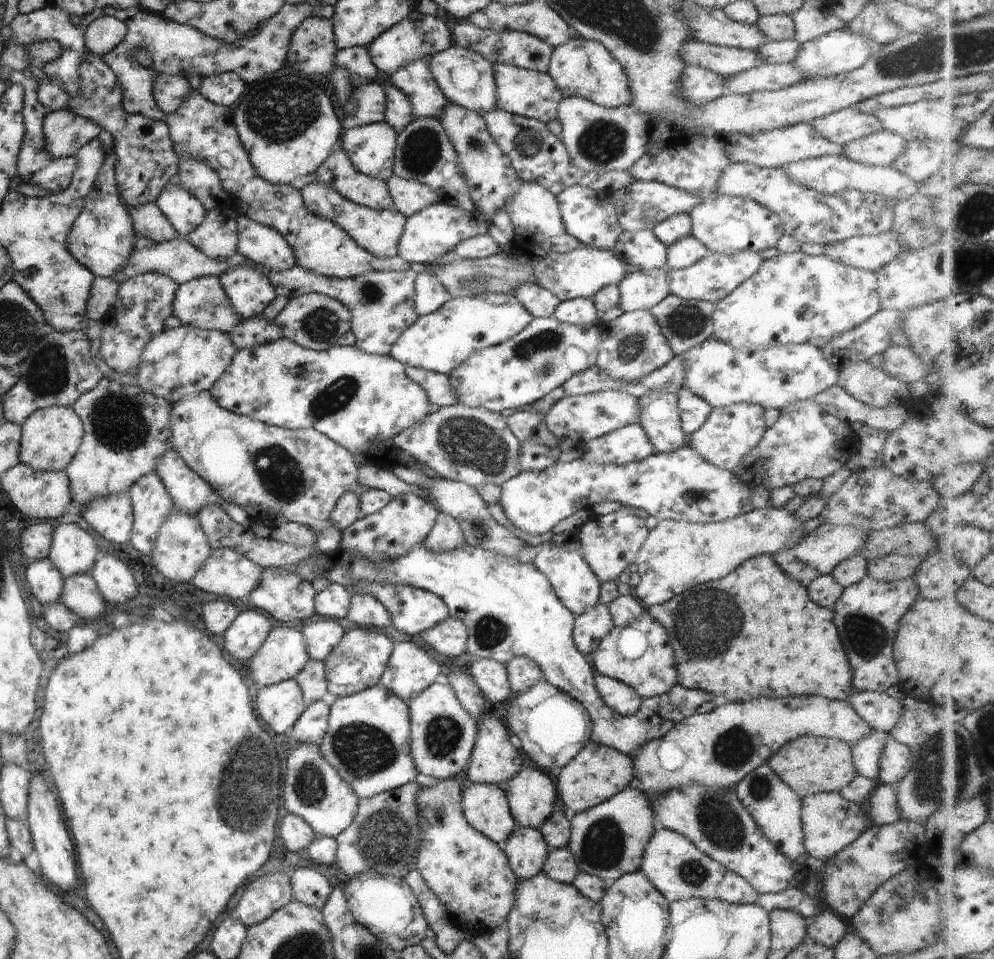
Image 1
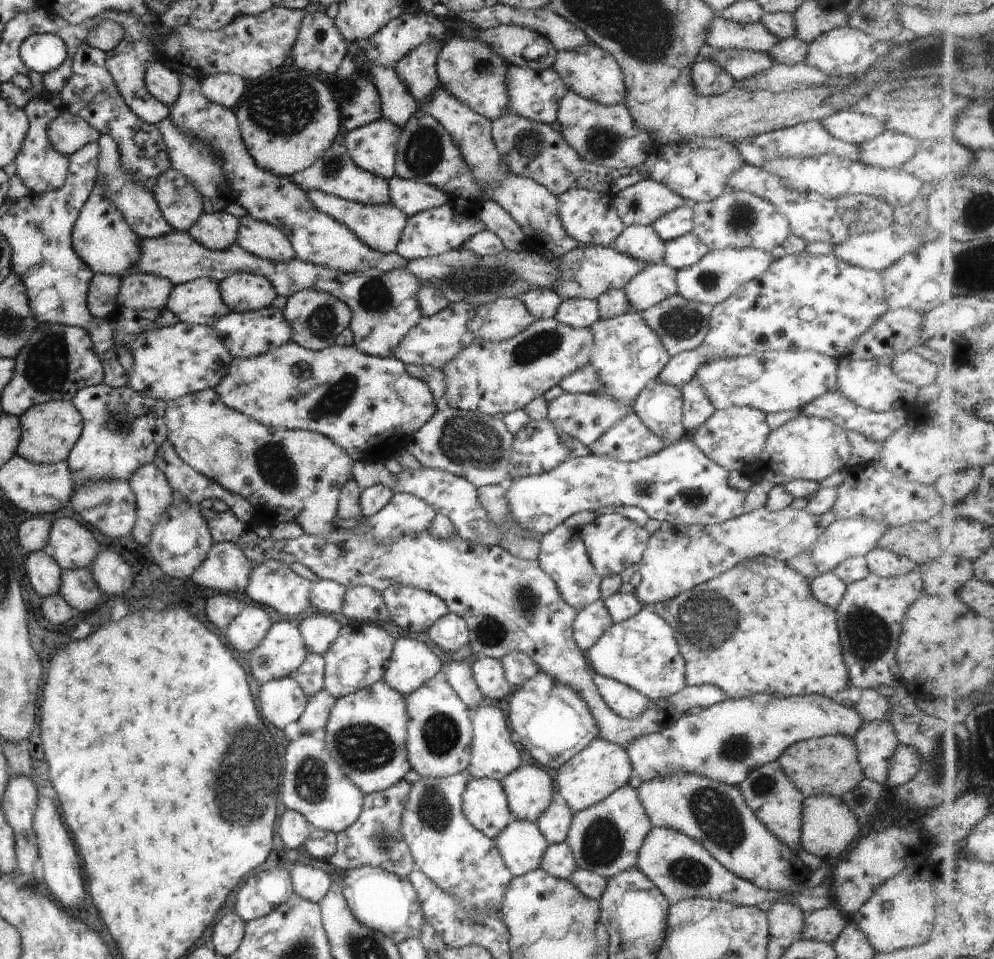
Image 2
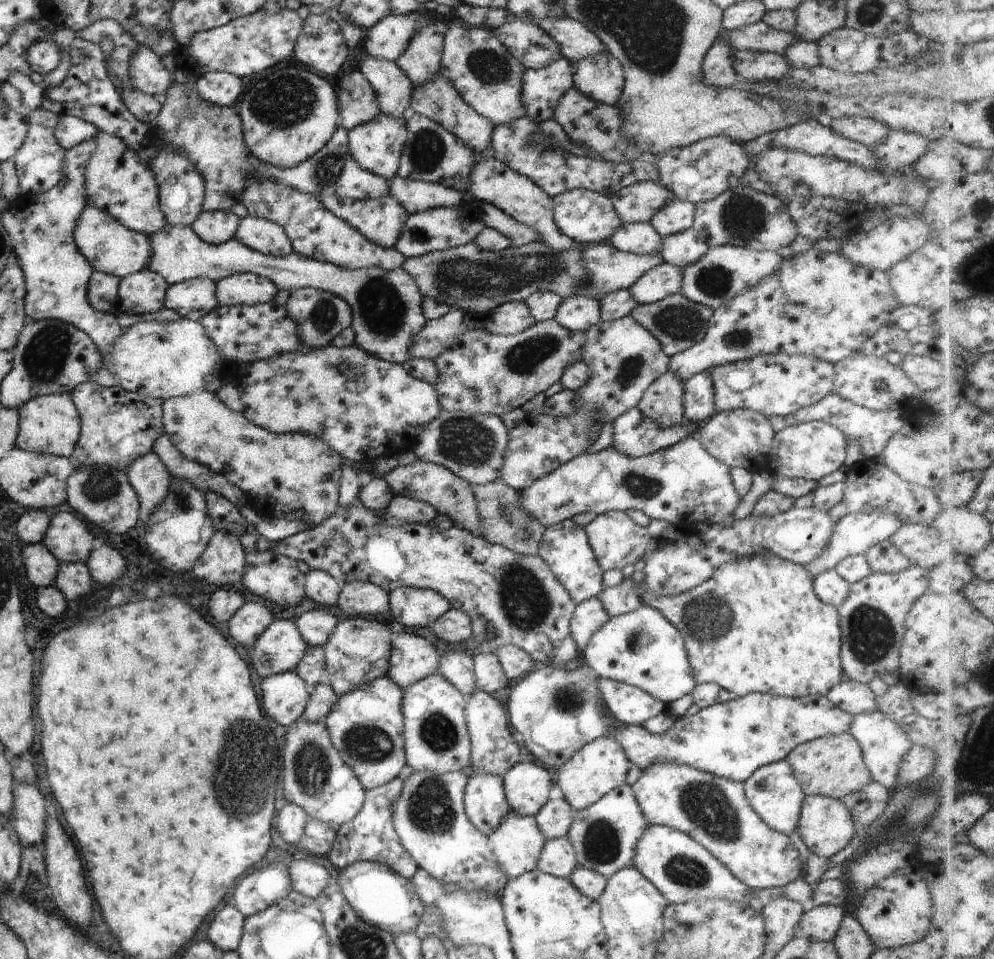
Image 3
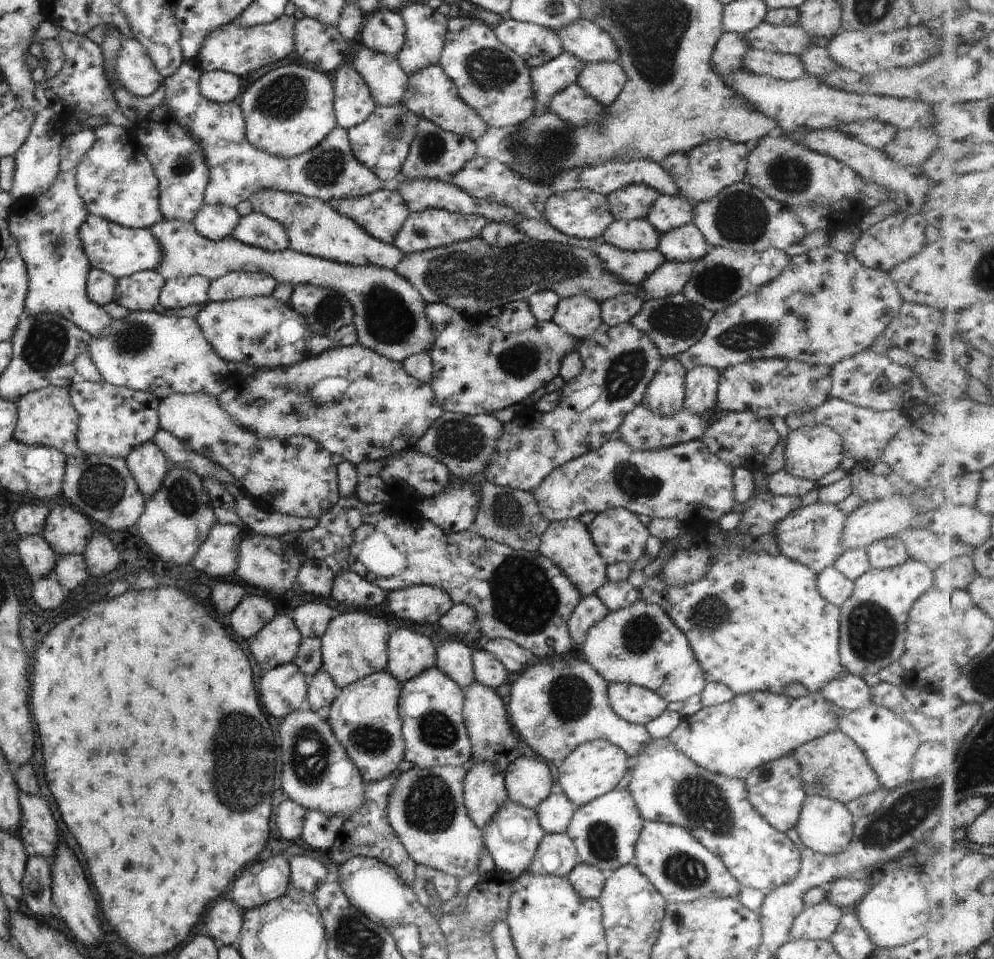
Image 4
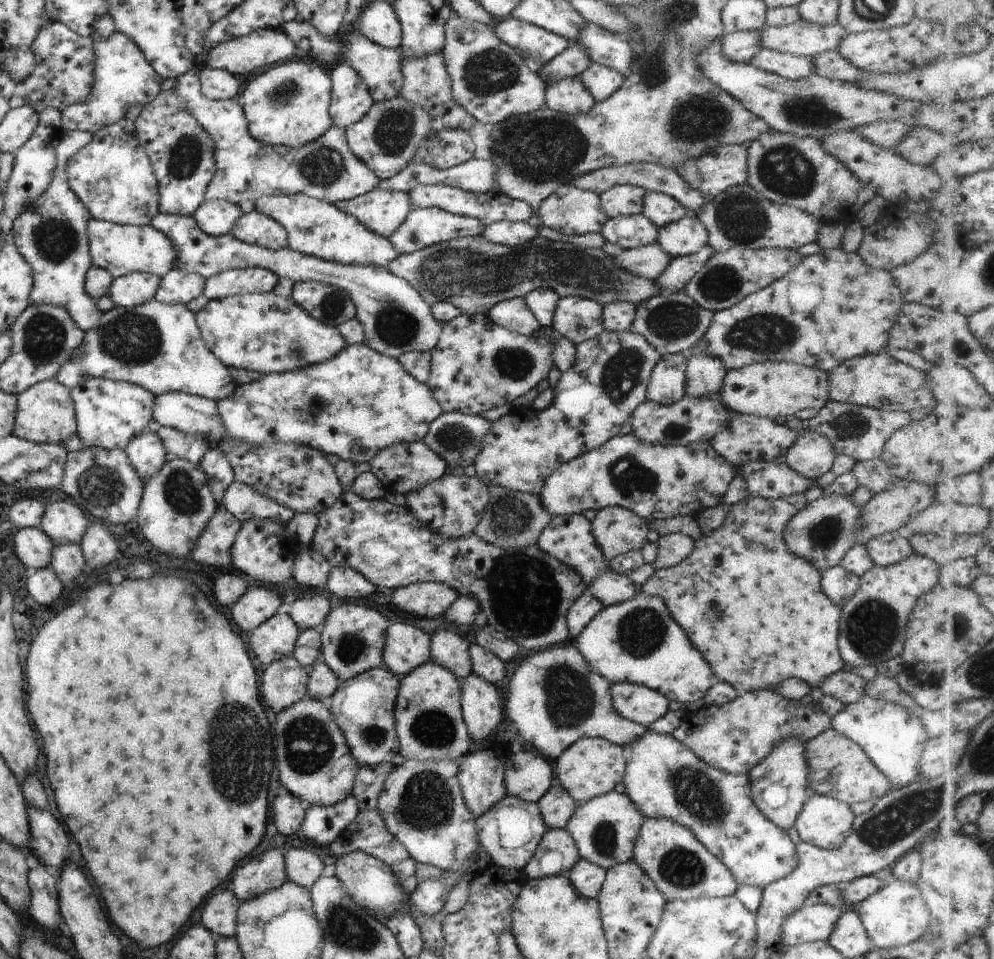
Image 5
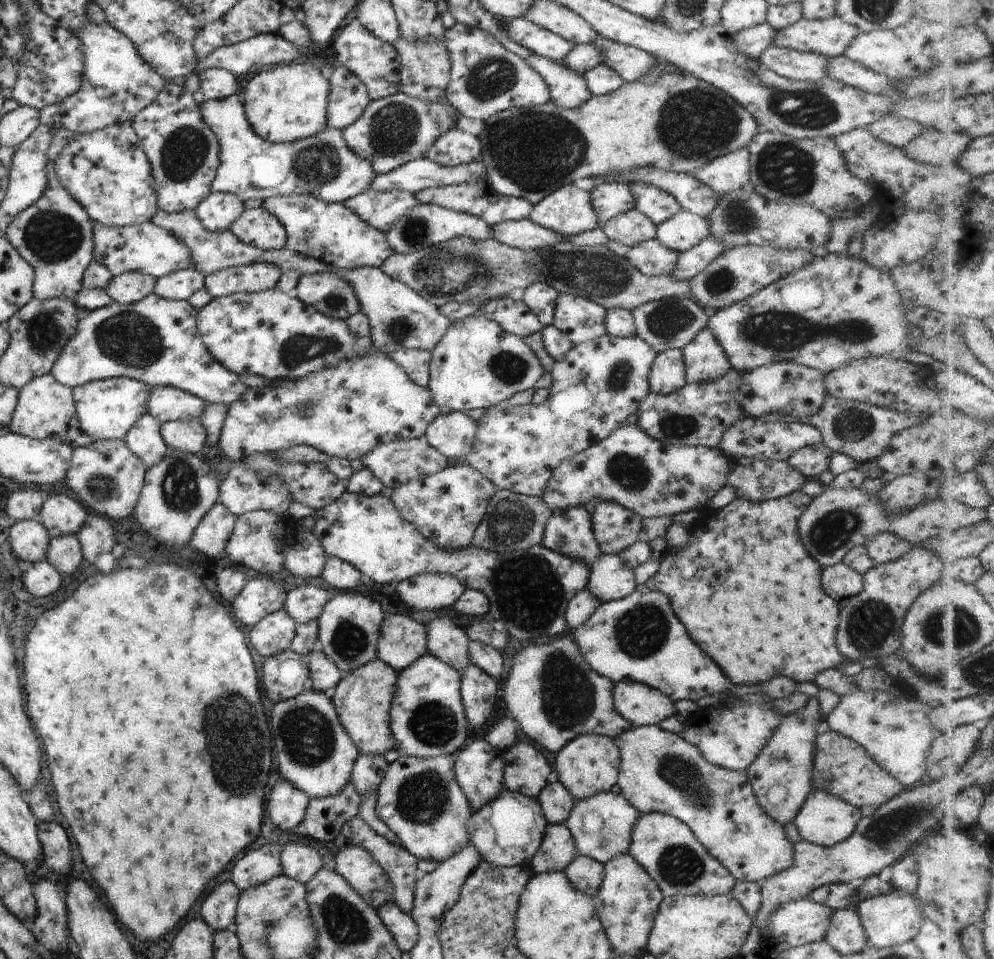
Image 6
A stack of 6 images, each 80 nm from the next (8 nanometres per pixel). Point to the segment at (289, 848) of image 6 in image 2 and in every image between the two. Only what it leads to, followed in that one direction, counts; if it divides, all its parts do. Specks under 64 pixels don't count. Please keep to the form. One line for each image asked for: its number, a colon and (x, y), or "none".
2: (311, 884)
3: (308, 879)
4: (306, 874)
5: (302, 868)

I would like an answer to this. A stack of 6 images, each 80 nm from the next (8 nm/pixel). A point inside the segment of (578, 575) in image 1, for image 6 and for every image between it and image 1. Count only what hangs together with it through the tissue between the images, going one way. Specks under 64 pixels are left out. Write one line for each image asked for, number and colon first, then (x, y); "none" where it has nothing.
2: (562, 556)
3: (563, 548)
4: (566, 543)
5: (568, 539)
6: (568, 532)

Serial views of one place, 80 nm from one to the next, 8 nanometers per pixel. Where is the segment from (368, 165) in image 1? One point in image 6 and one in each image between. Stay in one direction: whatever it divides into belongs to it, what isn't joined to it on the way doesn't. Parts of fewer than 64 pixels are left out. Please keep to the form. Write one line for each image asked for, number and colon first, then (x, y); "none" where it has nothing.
2: (371, 147)
3: (375, 146)
4: (381, 142)
5: (385, 138)
6: (391, 131)

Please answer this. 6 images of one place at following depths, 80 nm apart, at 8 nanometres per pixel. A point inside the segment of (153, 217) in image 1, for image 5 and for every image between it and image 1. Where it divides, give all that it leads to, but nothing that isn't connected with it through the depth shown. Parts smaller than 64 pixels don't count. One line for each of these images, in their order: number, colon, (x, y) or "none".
2: (139, 209)
3: (115, 181)
4: (114, 180)
5: (110, 175)

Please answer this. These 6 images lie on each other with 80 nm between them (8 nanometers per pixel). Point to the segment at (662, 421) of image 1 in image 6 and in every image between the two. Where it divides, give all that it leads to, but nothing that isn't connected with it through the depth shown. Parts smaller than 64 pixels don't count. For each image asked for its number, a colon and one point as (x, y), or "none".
2: (658, 406)
3: (661, 401)
4: (665, 393)
5: (666, 384)
6: (666, 374)

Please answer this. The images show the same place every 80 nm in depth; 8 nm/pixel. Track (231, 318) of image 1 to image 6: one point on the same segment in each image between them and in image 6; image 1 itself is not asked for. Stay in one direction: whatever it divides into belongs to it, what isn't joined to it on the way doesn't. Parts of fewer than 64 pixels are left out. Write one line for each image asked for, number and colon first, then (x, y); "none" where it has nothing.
2: (197, 302)
3: (192, 299)
4: (181, 291)
5: (177, 286)
6: (177, 286)

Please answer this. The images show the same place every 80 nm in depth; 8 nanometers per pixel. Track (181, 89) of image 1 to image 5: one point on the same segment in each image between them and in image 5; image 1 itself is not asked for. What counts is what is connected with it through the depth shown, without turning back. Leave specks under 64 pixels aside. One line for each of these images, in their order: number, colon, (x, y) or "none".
2: (162, 84)
3: (148, 74)
4: (132, 70)
5: (121, 76)

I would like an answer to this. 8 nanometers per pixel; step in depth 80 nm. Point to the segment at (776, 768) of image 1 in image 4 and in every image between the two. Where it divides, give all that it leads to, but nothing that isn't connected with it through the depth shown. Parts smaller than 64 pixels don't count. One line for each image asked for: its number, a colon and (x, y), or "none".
2: (827, 765)
3: (832, 766)
4: (832, 766)

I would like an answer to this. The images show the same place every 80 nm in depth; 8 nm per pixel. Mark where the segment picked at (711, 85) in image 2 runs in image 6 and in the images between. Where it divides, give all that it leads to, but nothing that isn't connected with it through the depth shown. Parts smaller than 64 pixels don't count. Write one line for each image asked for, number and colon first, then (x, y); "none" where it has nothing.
3: (715, 70)
4: (729, 50)
5: (740, 46)
6: (753, 41)

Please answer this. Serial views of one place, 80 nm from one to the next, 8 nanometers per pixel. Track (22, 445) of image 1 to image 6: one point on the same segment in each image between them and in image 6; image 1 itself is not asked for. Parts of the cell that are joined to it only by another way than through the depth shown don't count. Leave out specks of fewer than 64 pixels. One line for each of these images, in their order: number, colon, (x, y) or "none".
2: (48, 431)
3: (49, 425)
4: (45, 417)
5: (44, 412)
6: (44, 408)

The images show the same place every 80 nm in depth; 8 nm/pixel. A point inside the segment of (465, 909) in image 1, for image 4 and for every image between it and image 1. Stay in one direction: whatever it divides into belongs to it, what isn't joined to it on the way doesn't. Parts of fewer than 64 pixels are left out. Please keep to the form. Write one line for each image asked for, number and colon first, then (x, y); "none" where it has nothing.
2: (460, 861)
3: (428, 816)
4: (425, 810)

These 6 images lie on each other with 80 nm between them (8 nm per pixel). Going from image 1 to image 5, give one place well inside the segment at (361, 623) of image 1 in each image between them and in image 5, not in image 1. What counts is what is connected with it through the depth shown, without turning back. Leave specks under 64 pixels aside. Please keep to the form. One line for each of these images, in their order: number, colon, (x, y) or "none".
2: (362, 604)
3: (357, 598)
4: (355, 593)
5: (347, 584)

